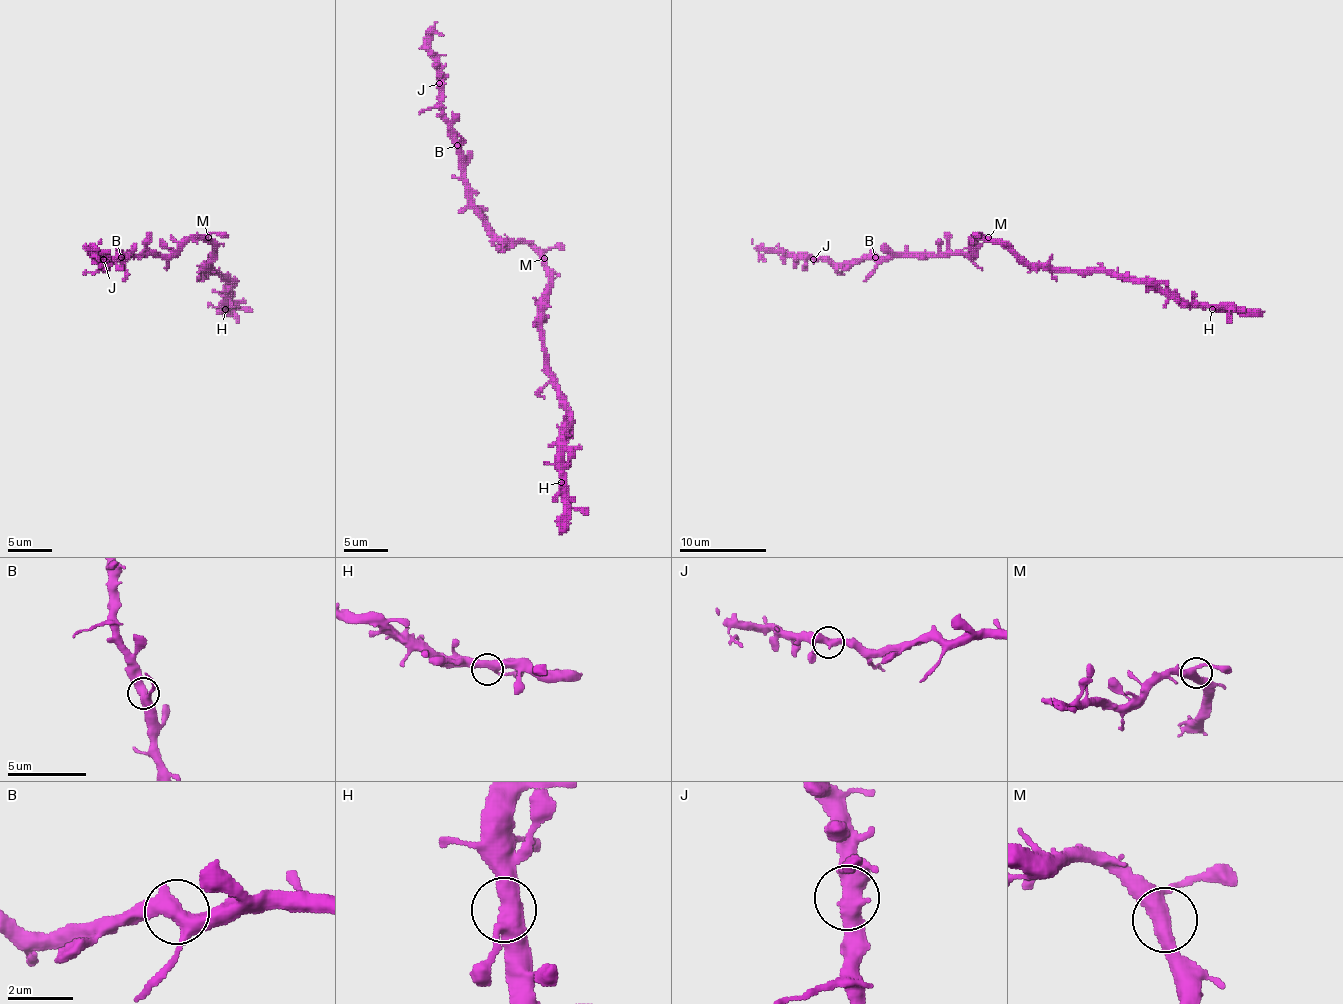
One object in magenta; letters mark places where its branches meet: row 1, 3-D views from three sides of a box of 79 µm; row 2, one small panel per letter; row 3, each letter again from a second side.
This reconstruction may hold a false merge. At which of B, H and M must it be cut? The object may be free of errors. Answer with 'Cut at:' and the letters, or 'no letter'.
Cut at: no letter

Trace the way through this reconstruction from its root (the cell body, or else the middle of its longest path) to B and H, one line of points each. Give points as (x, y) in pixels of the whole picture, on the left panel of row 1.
B: (206, 241), (193, 237), (169, 255), (120, 257)
H: (206, 241), (212, 246), (212, 259), (206, 268), (221, 279), (232, 281), (225, 309)

